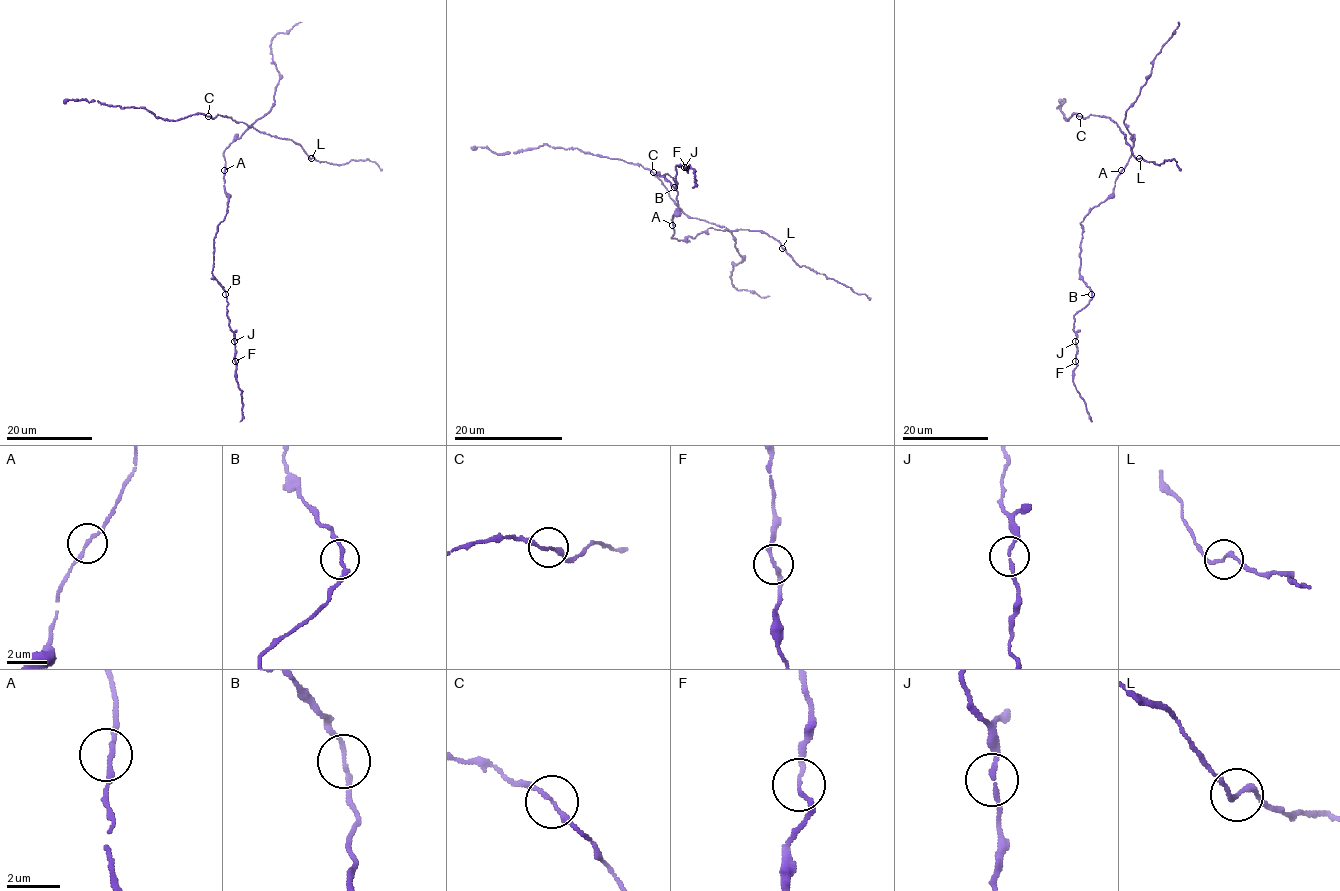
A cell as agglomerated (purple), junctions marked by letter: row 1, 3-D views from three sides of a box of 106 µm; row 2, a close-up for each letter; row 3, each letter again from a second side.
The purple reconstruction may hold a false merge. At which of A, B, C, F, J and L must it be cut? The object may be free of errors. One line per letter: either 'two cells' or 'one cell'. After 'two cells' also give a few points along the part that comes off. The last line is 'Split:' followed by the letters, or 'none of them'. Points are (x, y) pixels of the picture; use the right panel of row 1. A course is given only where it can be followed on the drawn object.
A: one cell
B: one cell
C: one cell
F: one cell
J: one cell
L: one cell
Split: none of them

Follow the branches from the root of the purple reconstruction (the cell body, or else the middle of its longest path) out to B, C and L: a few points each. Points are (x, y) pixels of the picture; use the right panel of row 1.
B: (1121, 172), (1114, 191), (1094, 206), (1080, 223), (1079, 276), (1091, 294)
C: (1121, 172), (1133, 146), (1127, 127), (1123, 124), (1118, 126), (1105, 116), (1079, 115)
L: (1121, 172), (1133, 142), (1127, 127), (1123, 124), (1119, 126), (1133, 155), (1140, 159)

